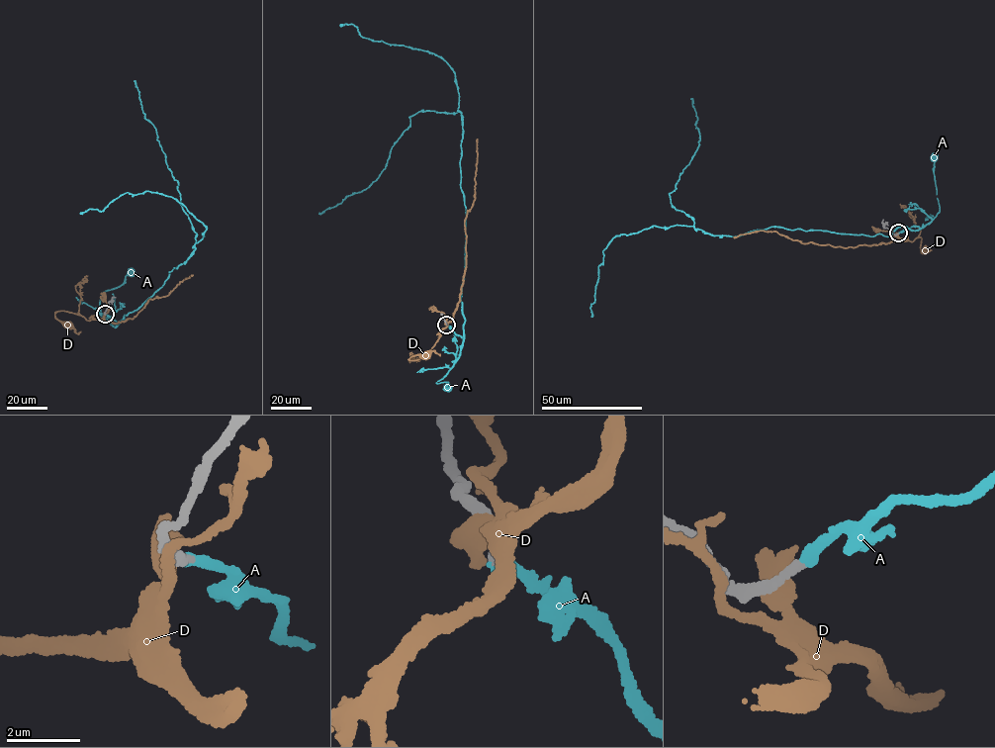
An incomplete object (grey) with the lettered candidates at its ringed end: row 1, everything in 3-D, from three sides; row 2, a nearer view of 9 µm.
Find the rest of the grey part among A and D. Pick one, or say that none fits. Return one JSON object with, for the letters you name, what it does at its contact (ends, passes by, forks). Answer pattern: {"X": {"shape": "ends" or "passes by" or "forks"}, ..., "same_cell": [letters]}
{"A": {"shape": "ends"}, "same_cell": ["A"]}

